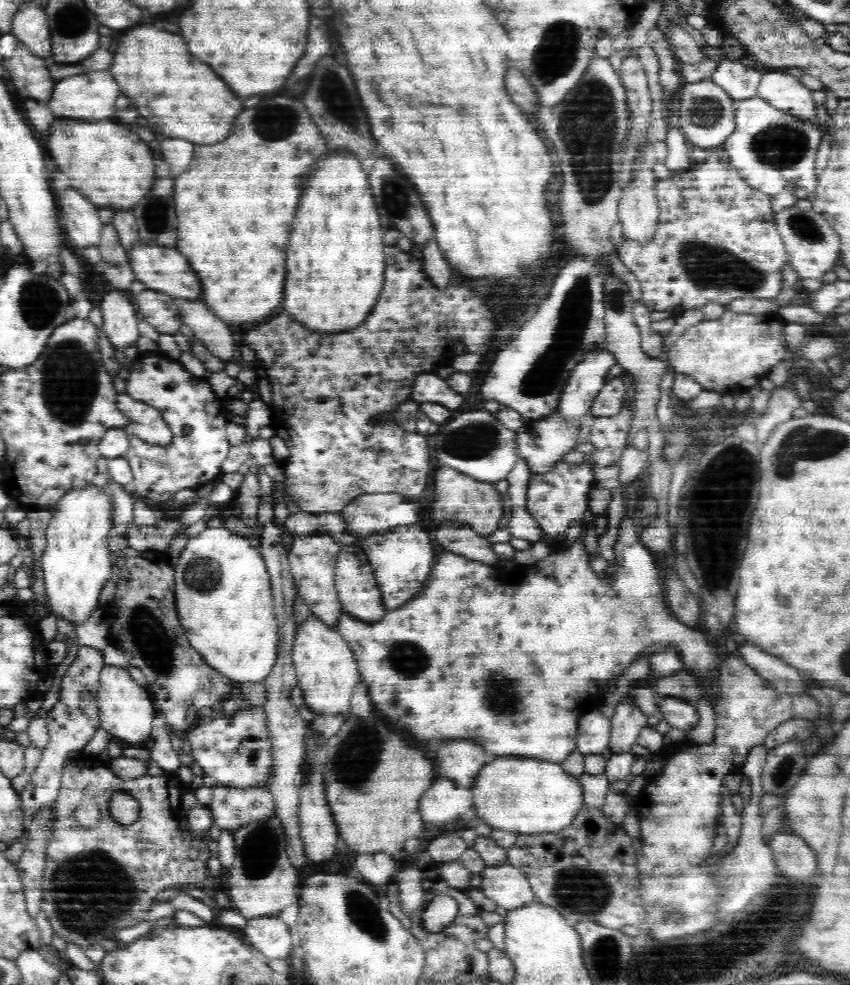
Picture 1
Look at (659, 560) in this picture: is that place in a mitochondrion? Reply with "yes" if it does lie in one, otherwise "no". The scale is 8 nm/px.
no

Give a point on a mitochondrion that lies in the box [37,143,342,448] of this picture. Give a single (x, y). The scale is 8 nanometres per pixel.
(70, 373)

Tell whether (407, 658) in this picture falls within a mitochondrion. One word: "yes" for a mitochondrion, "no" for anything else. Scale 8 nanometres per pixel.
yes

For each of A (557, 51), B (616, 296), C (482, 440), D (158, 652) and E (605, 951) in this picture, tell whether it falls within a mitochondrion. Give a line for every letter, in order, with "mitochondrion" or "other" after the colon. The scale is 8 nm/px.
A: mitochondrion
B: mitochondrion
C: mitochondrion
D: mitochondrion
E: mitochondrion

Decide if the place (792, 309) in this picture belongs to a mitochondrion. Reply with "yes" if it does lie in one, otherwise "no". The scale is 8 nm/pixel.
no

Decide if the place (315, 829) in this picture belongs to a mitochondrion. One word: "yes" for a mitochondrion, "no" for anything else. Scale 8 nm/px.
no

